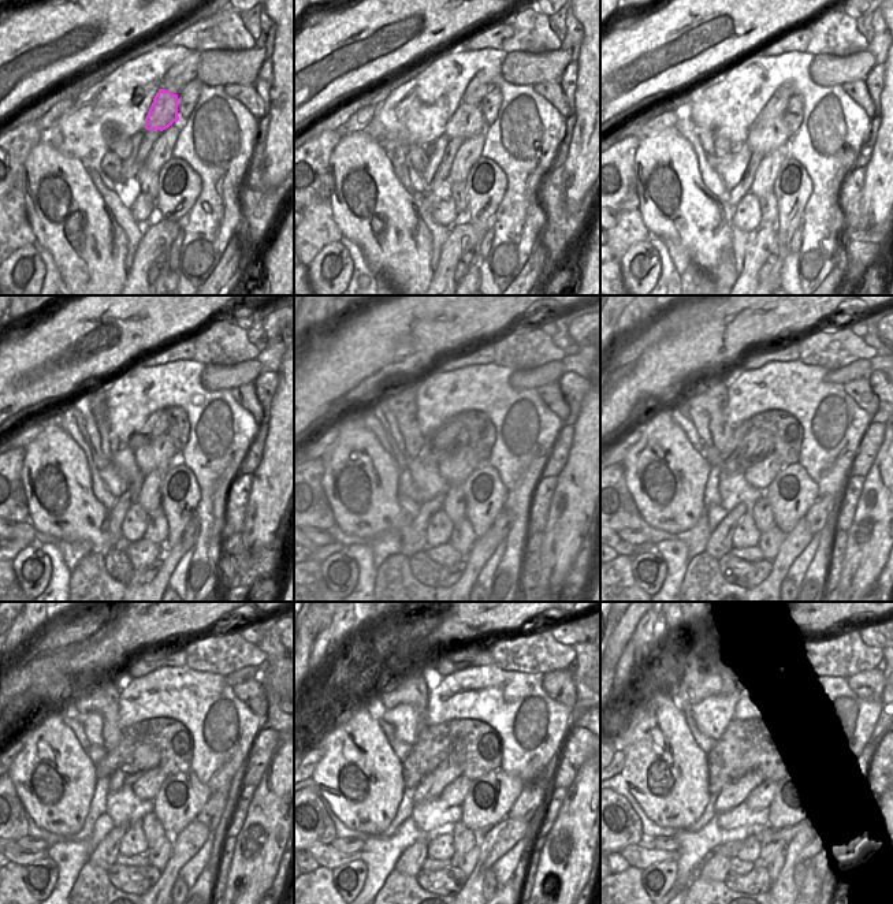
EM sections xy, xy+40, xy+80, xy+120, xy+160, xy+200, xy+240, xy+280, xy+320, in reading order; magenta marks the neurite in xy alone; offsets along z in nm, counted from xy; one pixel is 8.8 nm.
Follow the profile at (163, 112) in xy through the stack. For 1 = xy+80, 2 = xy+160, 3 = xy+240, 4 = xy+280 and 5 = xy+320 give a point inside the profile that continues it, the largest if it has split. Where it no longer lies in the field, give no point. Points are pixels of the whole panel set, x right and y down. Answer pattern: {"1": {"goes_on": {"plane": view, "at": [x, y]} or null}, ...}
{"1": {"goes_on": {"plane": "xy+80", "at": [762, 138]}}, "2": {"goes_on": {"plane": "xy+160", "at": [456, 468]}}, "3": {"goes_on": {"plane": "xy+240", "at": [147, 787]}}, "4": {"goes_on": {"plane": "xy+280", "at": [454, 793]}}, "5": {"goes_on": {"plane": "xy+320", "at": [761, 798]}}}

